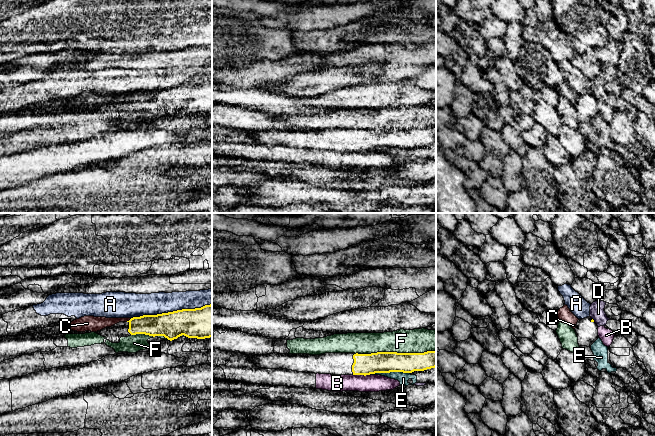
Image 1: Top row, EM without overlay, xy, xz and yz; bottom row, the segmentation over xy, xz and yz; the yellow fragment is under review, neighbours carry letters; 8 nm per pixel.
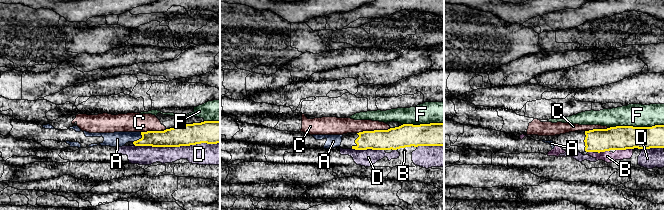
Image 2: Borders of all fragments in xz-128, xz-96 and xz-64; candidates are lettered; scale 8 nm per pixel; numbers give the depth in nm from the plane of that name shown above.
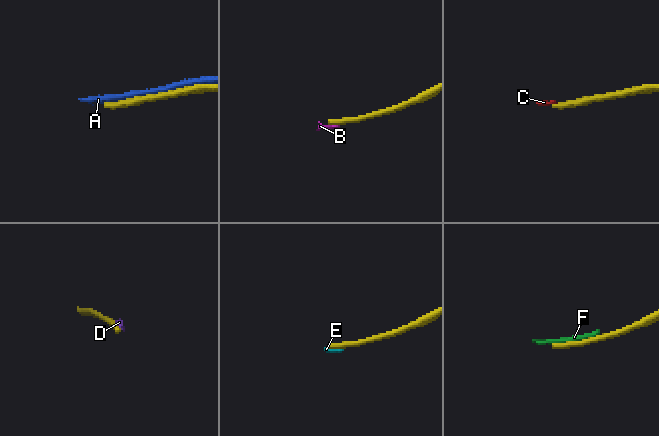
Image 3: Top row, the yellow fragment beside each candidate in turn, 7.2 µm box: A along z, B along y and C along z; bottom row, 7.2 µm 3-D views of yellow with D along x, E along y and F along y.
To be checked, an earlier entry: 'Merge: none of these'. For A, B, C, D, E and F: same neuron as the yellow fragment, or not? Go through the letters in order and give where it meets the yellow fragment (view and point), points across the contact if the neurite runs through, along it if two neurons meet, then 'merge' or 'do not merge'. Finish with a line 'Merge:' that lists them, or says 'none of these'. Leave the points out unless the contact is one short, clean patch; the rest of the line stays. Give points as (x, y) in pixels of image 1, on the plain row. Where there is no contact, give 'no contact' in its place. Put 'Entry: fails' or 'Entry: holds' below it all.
A: meets yellow in xy at (171, 88); do not merge
B: meets yellow in xz at (361, 150); border along xz (370, 149), (353, 151); do not merge
C: meets yellow in xy at (129, 96); border along xy (131, 94), (126, 97); do not merge
D: meets yellow in yz at (593, 96); do not merge
E: meets yellow in xz at (390, 147); border along xz (409, 148), (375, 148), (371, 150); do not merge
F: meets yellow in xz at (395, 128); do not merge
Merge: none of these
Entry: holds

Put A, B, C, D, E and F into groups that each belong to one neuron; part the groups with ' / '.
A / B D / C / E / F

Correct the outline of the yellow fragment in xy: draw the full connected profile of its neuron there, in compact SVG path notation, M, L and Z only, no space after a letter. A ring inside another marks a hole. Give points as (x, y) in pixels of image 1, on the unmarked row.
M212 80L201 84L182 85L157 91L133 93L95 108L112 119L119 119L121 113L145 110L164 112L172 117L184 111L188 114L212 113Z

